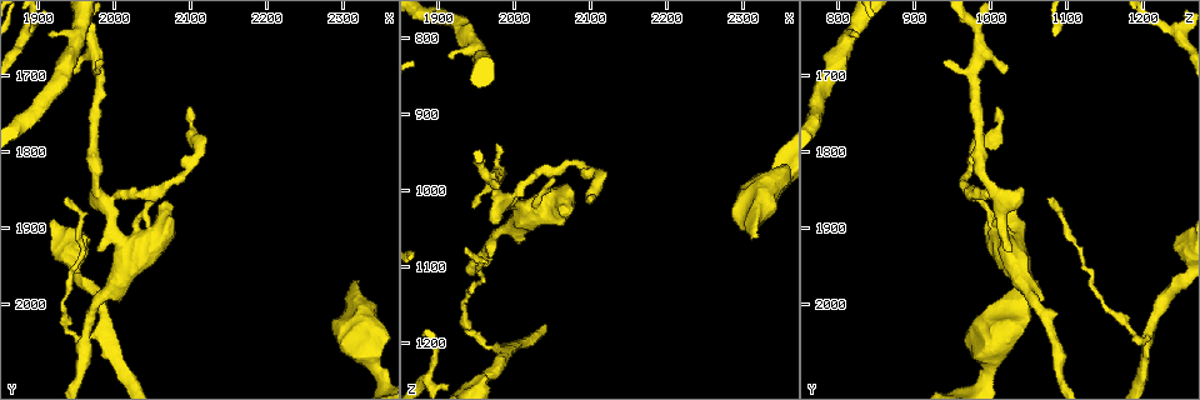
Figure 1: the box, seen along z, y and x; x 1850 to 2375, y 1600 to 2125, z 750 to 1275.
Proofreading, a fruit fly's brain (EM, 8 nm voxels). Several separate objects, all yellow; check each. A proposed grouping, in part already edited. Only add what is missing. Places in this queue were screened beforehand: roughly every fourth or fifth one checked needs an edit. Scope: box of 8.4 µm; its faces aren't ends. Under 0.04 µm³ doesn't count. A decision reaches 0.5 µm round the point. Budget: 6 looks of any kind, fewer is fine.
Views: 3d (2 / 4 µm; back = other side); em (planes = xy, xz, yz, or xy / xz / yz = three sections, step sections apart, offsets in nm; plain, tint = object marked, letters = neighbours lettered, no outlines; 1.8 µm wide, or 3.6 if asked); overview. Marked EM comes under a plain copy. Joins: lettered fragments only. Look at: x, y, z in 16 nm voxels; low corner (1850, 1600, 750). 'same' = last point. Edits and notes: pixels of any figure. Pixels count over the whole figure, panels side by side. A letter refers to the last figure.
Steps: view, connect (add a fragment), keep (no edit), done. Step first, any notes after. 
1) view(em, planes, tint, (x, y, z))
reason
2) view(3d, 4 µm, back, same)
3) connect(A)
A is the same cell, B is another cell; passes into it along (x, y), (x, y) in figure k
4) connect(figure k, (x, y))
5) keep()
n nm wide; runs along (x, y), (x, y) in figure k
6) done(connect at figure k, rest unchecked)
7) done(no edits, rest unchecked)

view(3d, 4 µm, (1975, 1855, 1045))
free end

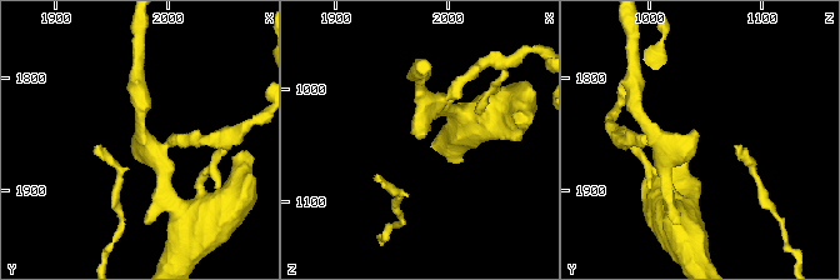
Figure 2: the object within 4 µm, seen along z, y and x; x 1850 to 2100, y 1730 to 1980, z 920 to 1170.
view(em, planes, letters, (1974, 1848, 1044))

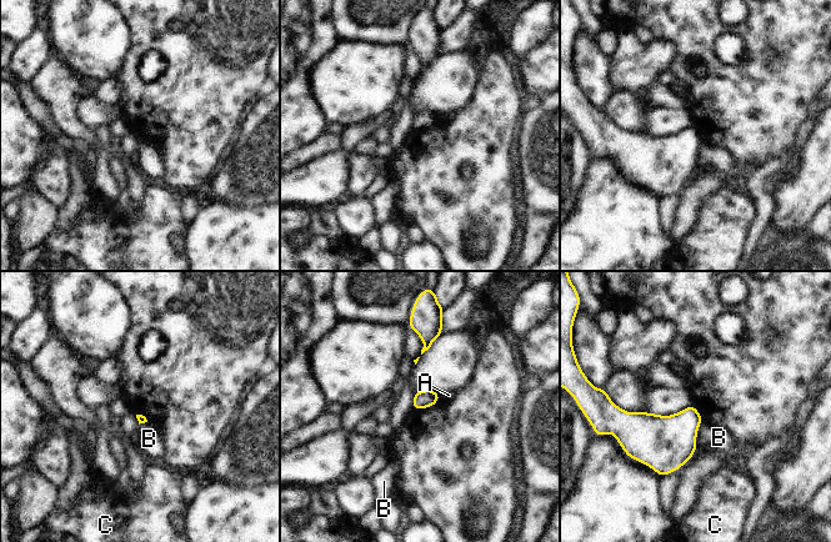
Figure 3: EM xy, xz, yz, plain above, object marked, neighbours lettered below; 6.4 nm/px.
keep()
B touches over 180 nm; A, B and C are other cells; none of them fits

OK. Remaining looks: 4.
view(em, xy, step 8, tint, (2100, 1740, 1010))
branch stops here

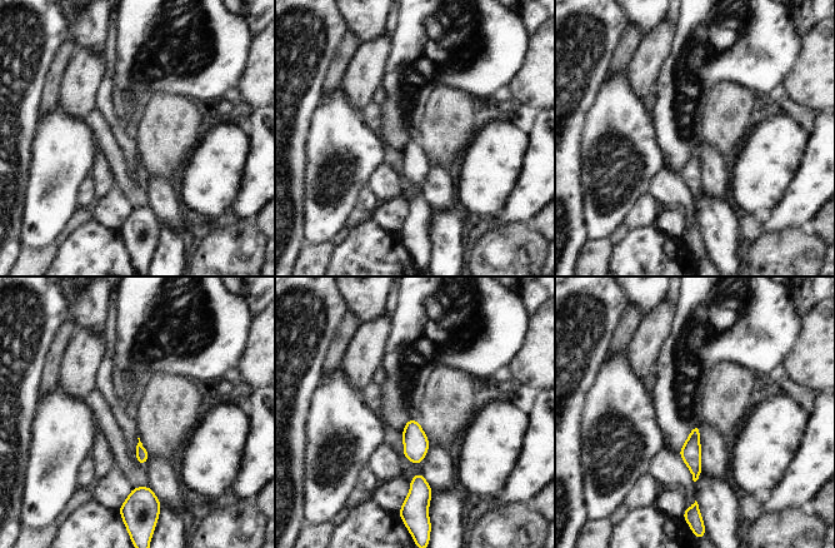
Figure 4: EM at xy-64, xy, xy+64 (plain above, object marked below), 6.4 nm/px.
view(em, planes, letters, same)

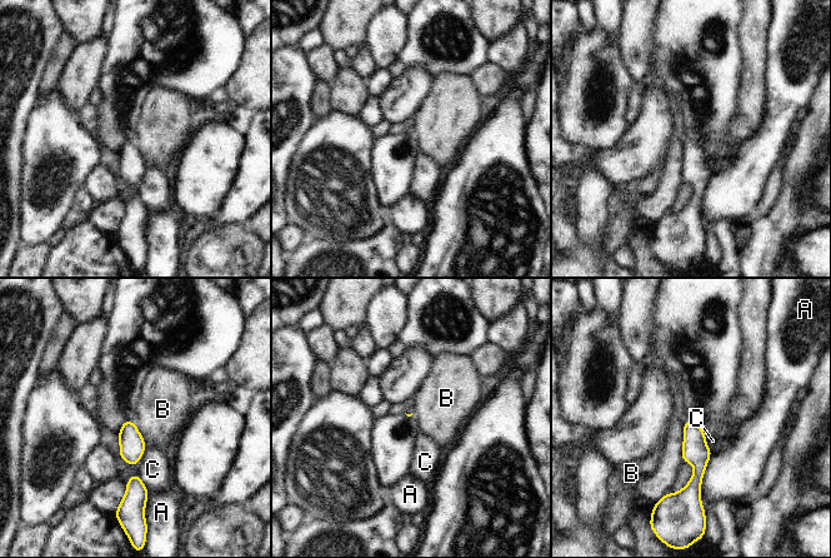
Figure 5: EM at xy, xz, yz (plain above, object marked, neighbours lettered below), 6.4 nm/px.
keep()
A, B and C are other cells; border along (134, 422), (146, 444) in figure 5; no lettered fragment goes on from it

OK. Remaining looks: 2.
view(em, yz, step 4, letters, (1920, 1645, 825))
an open end

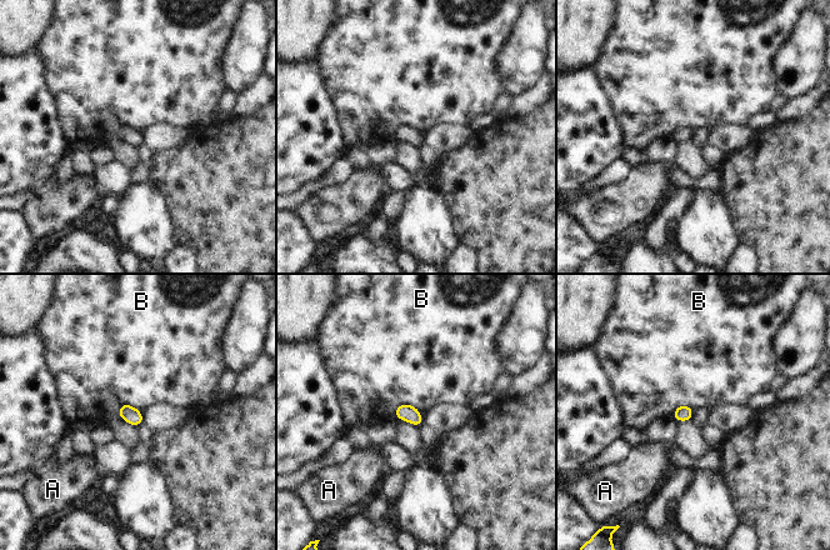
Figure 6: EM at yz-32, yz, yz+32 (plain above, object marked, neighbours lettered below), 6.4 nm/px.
view(em, planes, letters, same)
cut it another way

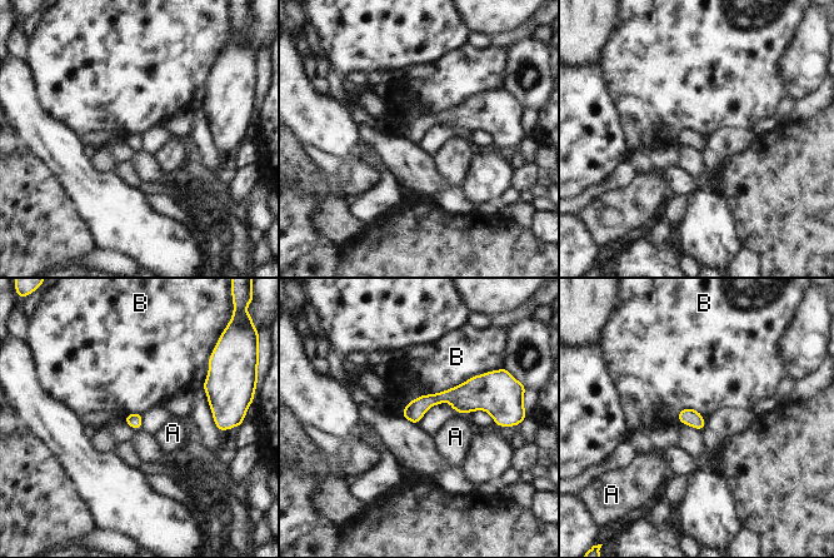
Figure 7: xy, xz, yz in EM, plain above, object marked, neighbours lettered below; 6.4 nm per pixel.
keep()
A and B are other cells; border along (492, 369), (420, 395) in figure 7; none of them fits

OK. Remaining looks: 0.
done(no edits, rest unchecked)

